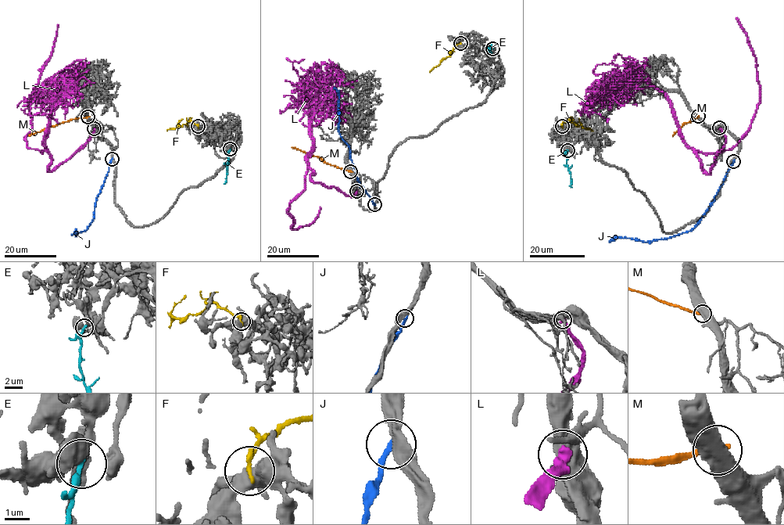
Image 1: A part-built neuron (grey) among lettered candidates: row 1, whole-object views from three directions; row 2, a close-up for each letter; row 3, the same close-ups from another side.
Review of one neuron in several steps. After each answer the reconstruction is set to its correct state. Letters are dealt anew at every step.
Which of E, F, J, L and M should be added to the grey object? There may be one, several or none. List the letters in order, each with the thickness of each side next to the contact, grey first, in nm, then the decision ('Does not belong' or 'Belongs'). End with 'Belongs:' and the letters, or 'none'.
E: Thickness 460 nm (grey) against 220 nm. Does not belong
F: Thickness 500 nm (grey) against 200 nm. Does not belong
J: Thickness 360 nm (grey) against 240 nm. Does not belong
L: Thickness 550 nm (grey) against 440 nm. Does not belong
M: Thickness 600 nm (grey) against 320 nm. Does not belong
Belongs: none

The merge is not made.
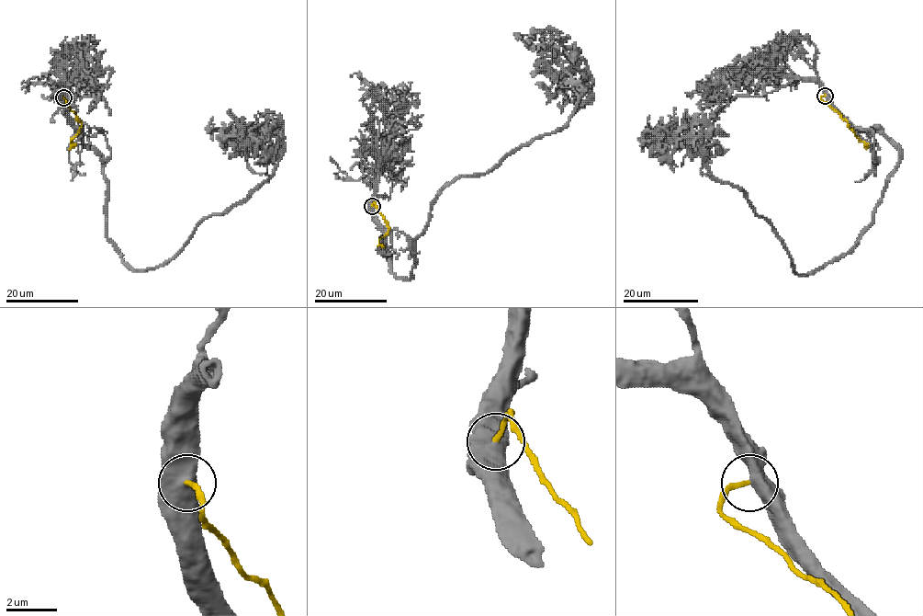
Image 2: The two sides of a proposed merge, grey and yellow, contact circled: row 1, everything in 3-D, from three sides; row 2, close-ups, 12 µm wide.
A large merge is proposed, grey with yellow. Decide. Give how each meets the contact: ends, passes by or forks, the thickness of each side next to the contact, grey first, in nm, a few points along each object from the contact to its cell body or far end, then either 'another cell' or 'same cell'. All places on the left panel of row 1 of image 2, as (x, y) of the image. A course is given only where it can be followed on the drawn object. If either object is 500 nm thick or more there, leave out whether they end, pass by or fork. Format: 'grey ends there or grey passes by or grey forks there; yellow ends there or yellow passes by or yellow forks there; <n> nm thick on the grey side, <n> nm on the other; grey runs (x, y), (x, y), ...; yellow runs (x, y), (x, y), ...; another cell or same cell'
550 nm thick on the grey side, 180 nm on the other; grey runs (63, 97), (134, 269), (267, 178), (246, 127), (235, 143); yellow runs (63, 97), (82, 124), (68, 149); same cell

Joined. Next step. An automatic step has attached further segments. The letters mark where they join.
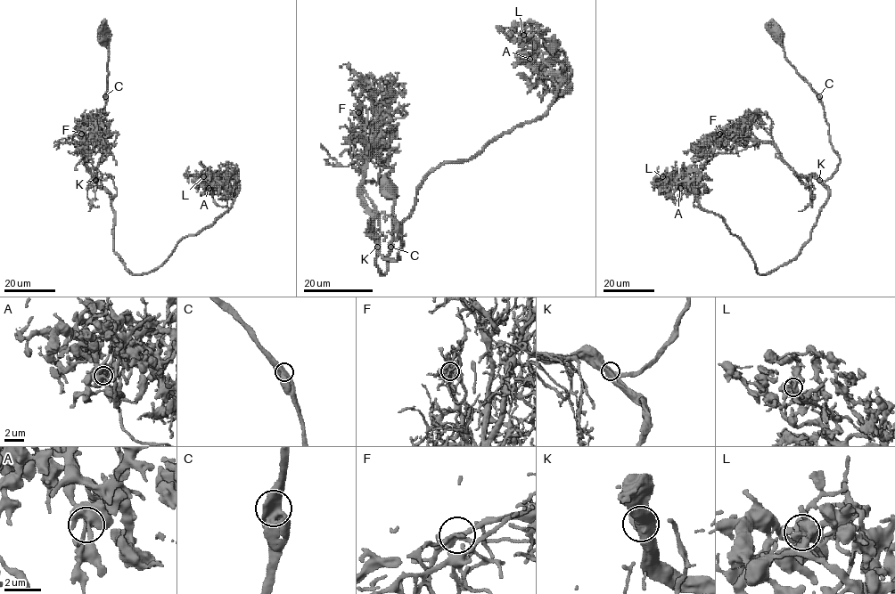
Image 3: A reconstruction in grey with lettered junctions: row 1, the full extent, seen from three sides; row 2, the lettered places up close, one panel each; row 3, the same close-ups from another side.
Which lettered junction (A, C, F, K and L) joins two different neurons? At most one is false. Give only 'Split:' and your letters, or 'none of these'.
Split: none of these

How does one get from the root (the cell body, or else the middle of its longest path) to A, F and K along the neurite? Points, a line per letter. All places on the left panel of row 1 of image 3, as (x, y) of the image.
A: (106, 36), (94, 179), (110, 196), (114, 251), (131, 272), (155, 270), (228, 209), (224, 183), (209, 188)
F: (106, 36), (107, 101), (102, 154), (95, 180), (84, 158), (87, 140), (84, 131), (82, 134)
K: (106, 36), (109, 61), (102, 154), (95, 179)

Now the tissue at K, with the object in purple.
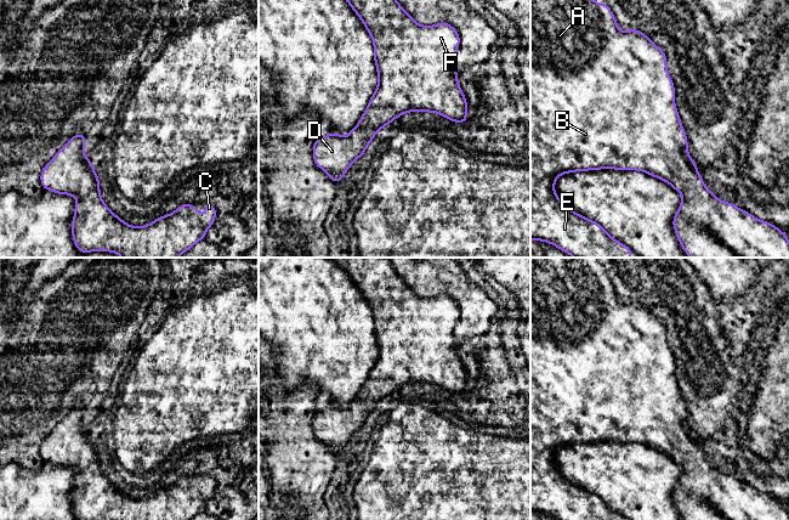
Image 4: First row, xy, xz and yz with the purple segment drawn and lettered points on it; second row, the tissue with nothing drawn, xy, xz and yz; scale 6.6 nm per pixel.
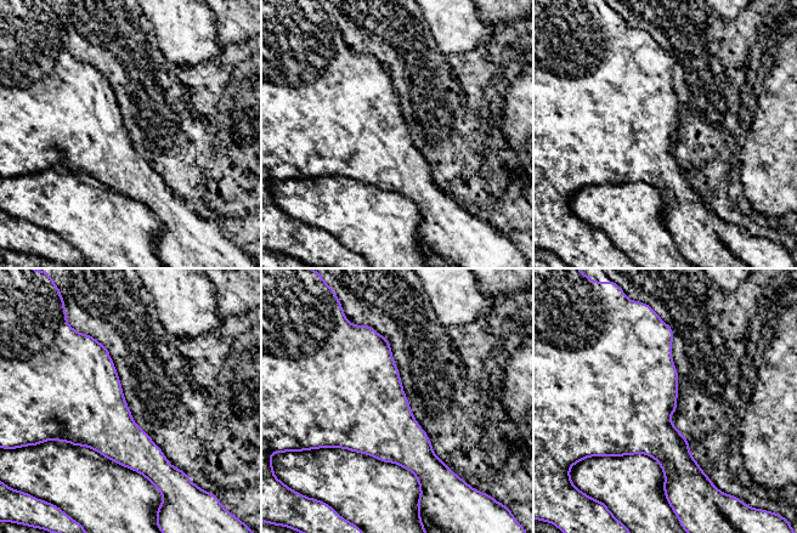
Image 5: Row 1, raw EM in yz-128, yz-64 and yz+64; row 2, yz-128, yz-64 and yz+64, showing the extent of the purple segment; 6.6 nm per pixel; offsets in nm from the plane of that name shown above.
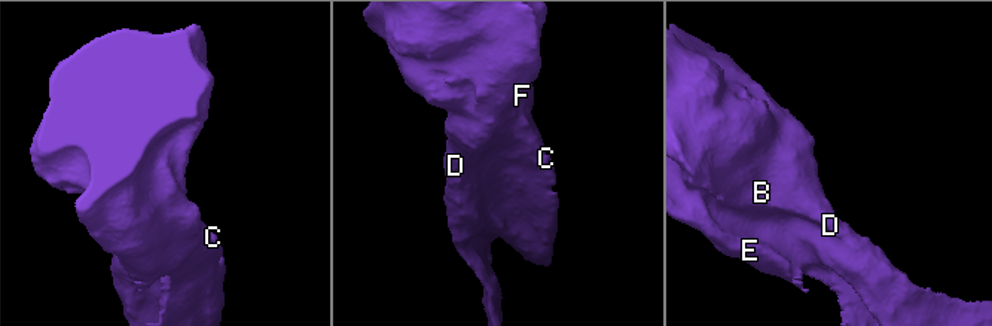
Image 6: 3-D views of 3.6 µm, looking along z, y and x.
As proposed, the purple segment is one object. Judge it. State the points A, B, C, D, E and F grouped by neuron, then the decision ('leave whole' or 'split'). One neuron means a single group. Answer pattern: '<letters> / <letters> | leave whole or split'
A B C D E F | leave whole

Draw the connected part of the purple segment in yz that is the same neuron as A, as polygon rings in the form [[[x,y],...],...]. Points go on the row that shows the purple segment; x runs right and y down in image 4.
[[[530,0],[530,239],[547,242],[573,258],[631,258],[631,249],[615,241],[598,222],[567,208],[555,192],[555,181],[567,173],[615,169],[645,171],[669,183],[682,194],[672,225],[677,239],[691,258],[789,258],[789,239],[774,225],[761,221],[732,203],[722,202],[706,188],[687,149],[687,136],[675,106],[675,87],[669,77],[664,51],[638,29],[623,32],[607,4],[595,0]]]

